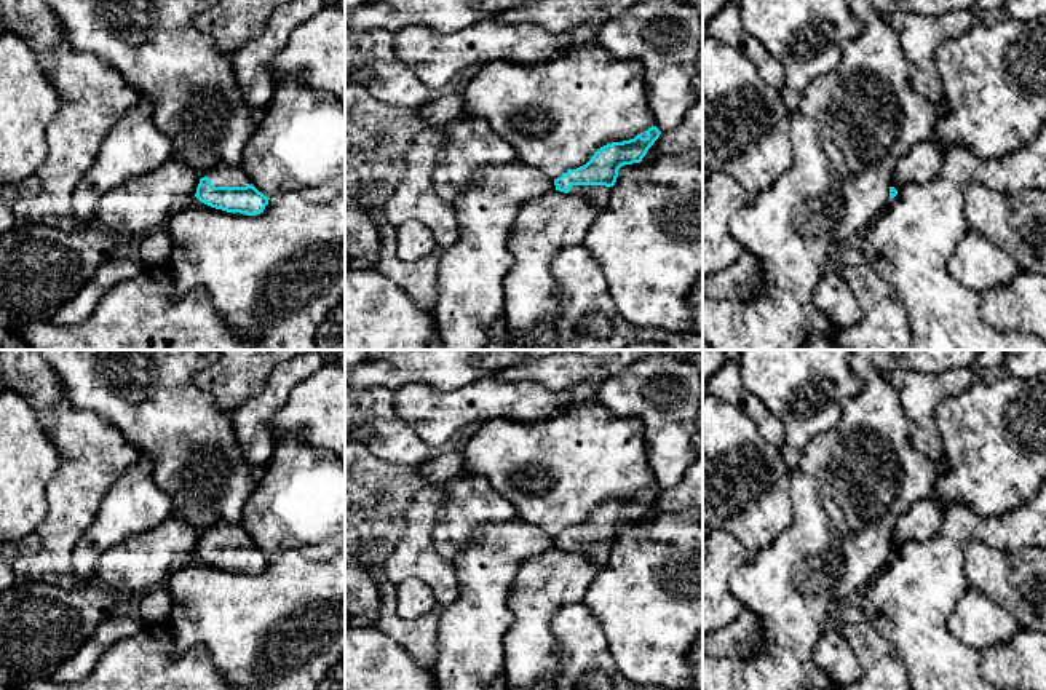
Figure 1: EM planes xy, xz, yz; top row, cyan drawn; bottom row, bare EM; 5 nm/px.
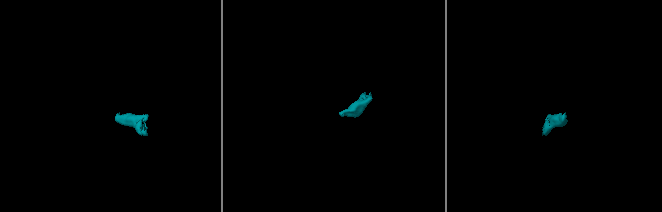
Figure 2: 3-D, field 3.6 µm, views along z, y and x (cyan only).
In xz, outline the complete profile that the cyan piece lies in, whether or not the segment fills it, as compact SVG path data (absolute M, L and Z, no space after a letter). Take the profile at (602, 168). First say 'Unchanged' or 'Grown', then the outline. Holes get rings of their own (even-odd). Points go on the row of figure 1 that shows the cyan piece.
Grown. M652 126L634 139L600 147L586 165L554 179L556 190L583 196L597 209L605 209L618 169L640 163L660 134L661 131Z

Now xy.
Grown. M219 165L200 179L195 196L216 209L257 216L268 200L249 180L241 166Z

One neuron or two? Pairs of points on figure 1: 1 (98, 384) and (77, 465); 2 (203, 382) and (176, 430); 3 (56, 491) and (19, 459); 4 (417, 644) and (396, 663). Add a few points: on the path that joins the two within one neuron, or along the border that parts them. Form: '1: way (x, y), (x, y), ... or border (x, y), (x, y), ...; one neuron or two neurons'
1: border (64, 385), (74, 408), (93, 411), (122, 433); two neurons
2: border (195, 371), (194, 382), (211, 396), (225, 416); two neurons
3: border (56, 448), (59, 467), (40, 521); two neurons
4: border (377, 630), (393, 638), (419, 665), (433, 673); two neurons

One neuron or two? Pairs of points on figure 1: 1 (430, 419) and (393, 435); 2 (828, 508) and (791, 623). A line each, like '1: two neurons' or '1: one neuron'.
1: two neurons
2: one neuron

